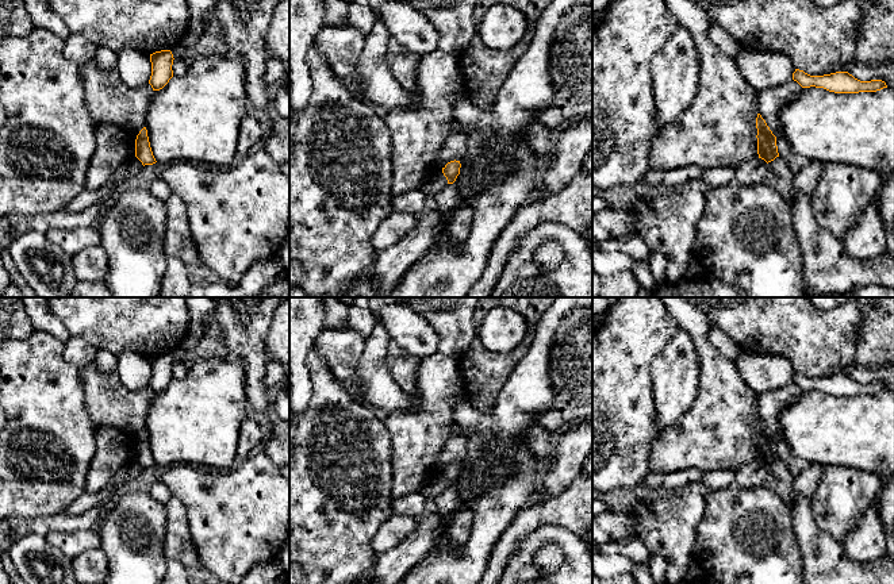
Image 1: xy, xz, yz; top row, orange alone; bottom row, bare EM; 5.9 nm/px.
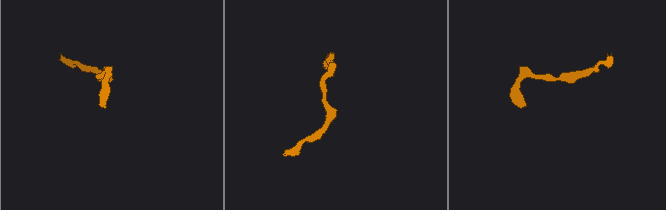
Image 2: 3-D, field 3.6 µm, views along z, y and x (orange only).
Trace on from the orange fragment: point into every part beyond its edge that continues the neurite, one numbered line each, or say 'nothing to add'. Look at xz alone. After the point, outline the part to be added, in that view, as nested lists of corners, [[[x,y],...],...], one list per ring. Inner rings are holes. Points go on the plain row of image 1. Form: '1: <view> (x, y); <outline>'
1: xz (433, 485); [[[437,472],[436,474],[427,477],[419,488],[419,493],[422,493],[429,502],[431,502],[436,496],[438,496],[448,487],[446,480],[442,476],[442,472]]]

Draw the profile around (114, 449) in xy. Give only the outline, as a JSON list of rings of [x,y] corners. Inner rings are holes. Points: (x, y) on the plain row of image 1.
[[[96,427],[96,449],[87,473],[85,492],[99,492],[120,468],[134,461],[135,442],[134,437],[115,427]]]

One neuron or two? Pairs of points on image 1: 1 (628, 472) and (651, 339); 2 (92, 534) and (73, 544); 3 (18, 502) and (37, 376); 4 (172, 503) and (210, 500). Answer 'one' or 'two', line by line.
1: one
2: one
3: one
4: two

